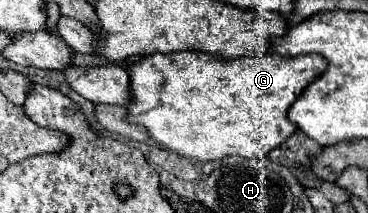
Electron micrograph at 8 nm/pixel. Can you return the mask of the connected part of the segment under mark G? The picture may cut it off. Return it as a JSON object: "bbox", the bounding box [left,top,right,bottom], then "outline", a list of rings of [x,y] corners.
{"bbox":[125,52,325,162],"outline":[[[203,52],[151,54],[127,68],[131,102],[125,106],[125,120],[133,126],[145,128],[149,138],[153,138],[159,146],[181,158],[199,162],[211,162],[225,156],[261,158],[267,156],[275,146],[283,144],[297,130],[295,124],[289,122],[287,110],[311,84],[311,80],[315,80],[323,70],[325,58],[317,54],[283,58],[275,52],[267,52],[265,56],[243,56],[231,60],[219,60]]]}

